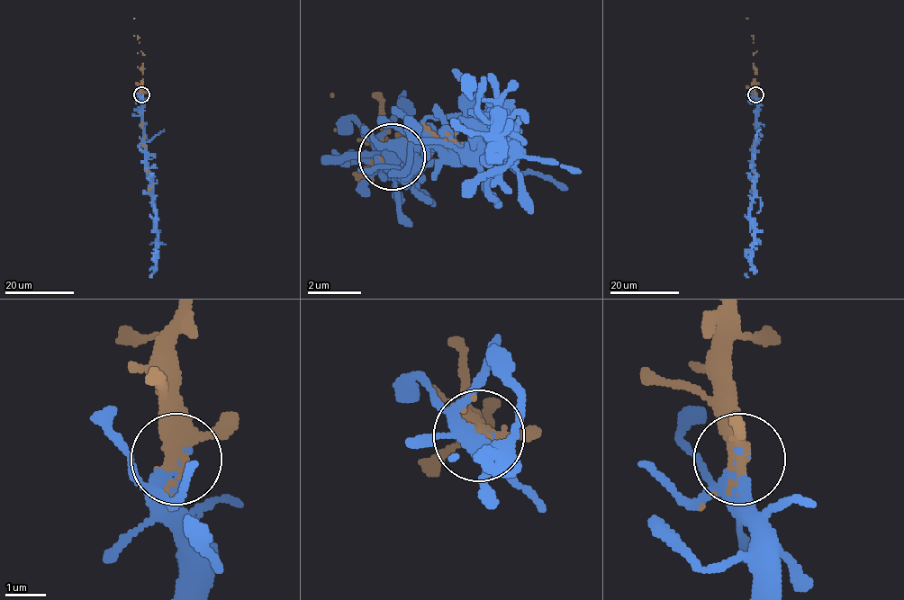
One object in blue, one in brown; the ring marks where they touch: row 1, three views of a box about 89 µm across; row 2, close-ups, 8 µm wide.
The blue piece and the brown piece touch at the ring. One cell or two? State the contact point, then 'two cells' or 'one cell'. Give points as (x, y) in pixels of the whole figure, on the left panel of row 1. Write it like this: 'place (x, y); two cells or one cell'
place (141, 94); one cell

